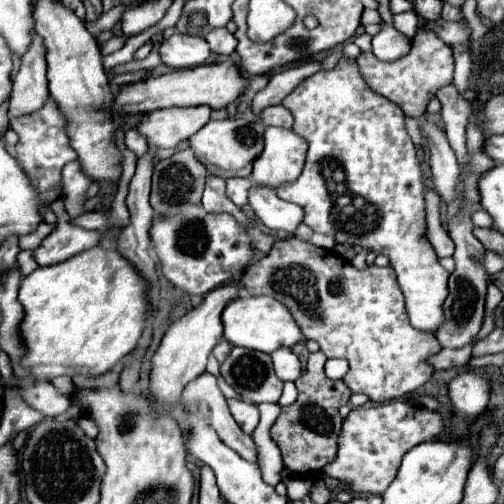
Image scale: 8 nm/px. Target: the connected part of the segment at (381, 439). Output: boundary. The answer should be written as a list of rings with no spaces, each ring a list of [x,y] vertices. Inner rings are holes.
[[[389,402],[371,408],[351,410],[351,414],[343,422],[343,430],[339,434],[339,452],[337,458],[327,464],[321,474],[333,476],[343,484],[349,484],[353,492],[367,494],[383,494],[393,482],[401,458],[419,442],[437,440],[443,434],[441,416],[427,408],[407,406],[405,402]]]

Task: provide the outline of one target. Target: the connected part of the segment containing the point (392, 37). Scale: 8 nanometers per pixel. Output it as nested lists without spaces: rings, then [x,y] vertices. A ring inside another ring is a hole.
[[[381,24],[381,32],[373,36],[373,54],[383,62],[395,62],[407,56],[411,50],[411,40],[397,32],[393,26]]]

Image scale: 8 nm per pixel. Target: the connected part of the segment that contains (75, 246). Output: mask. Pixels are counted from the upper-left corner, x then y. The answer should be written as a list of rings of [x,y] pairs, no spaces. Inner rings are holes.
[[[61,200],[53,202],[53,212],[57,214],[55,230],[41,242],[35,250],[35,260],[39,266],[59,264],[83,250],[89,250],[99,244],[99,230],[85,230],[69,222],[69,214],[65,212]]]

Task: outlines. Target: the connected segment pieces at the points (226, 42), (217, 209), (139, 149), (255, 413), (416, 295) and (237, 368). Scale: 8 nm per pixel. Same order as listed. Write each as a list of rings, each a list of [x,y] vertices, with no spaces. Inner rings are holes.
[[[217,28],[217,30],[211,30],[205,40],[209,42],[211,50],[219,56],[231,56],[235,52],[235,46],[237,46],[237,40],[235,36],[227,30],[227,28]]]
[[[207,176],[207,186],[203,192],[203,208],[211,214],[231,214],[239,220],[239,226],[247,228],[249,220],[247,216],[241,212],[239,206],[235,206],[227,194],[225,194],[225,180],[217,178],[217,176]]]
[[[135,128],[125,132],[125,144],[137,156],[143,156],[147,152],[147,138],[143,138],[143,134],[139,134],[139,130],[135,130]]]
[[[227,400],[227,406],[235,418],[235,422],[241,426],[241,430],[245,434],[251,434],[259,422],[259,410],[257,406],[249,404],[249,402],[243,402],[243,400]]]
[[[341,58],[339,64],[329,72],[321,70],[305,78],[287,98],[283,98],[283,106],[295,118],[293,132],[305,138],[309,150],[301,176],[291,184],[281,186],[277,192],[279,198],[299,204],[305,210],[303,222],[315,232],[333,234],[337,244],[347,242],[369,248],[375,254],[389,256],[405,296],[411,326],[421,332],[437,334],[437,328],[443,324],[443,302],[449,294],[449,272],[437,262],[431,244],[421,238],[425,232],[425,176],[415,154],[415,144],[405,132],[403,110],[385,96],[367,90],[357,64],[345,58]]]
[[[233,348],[219,370],[225,382],[249,402],[277,402],[281,396],[283,382],[275,376],[269,354]]]

